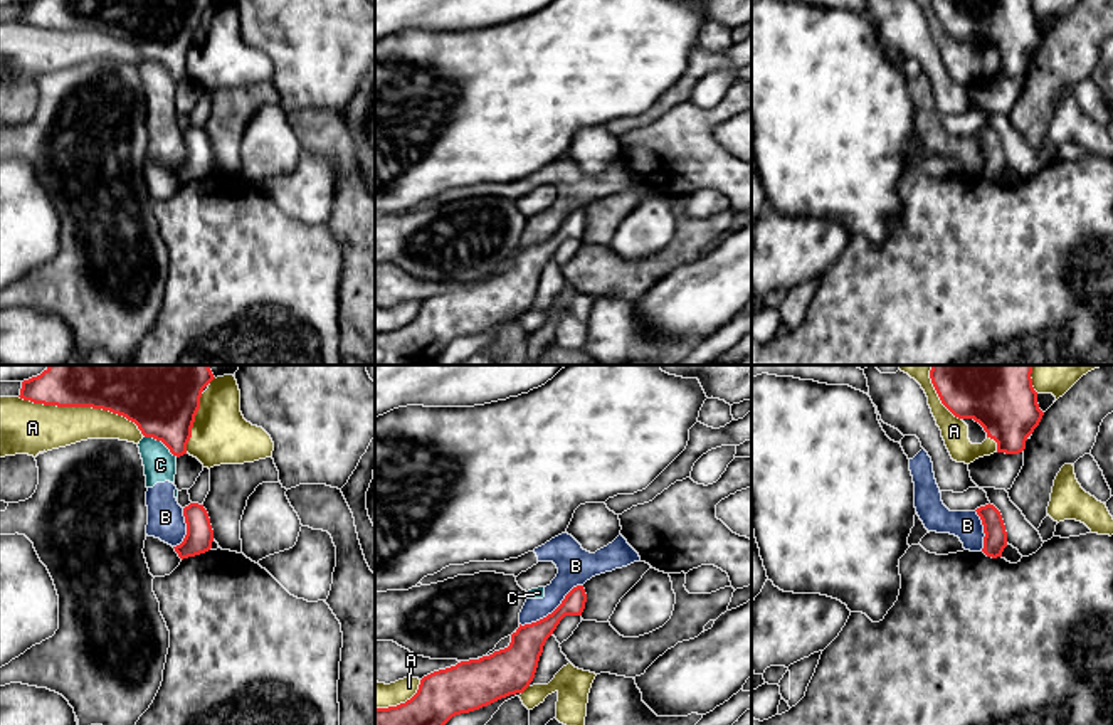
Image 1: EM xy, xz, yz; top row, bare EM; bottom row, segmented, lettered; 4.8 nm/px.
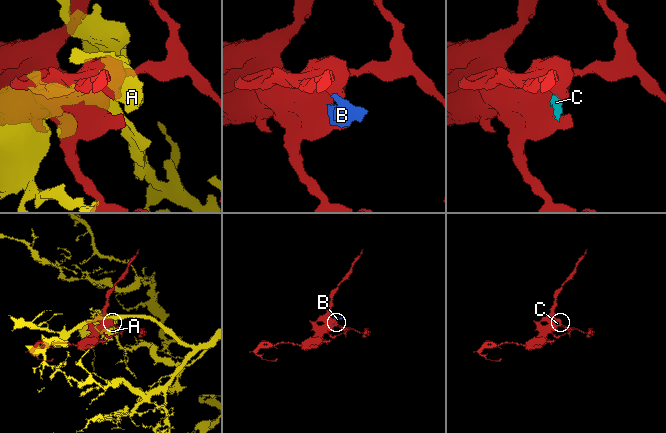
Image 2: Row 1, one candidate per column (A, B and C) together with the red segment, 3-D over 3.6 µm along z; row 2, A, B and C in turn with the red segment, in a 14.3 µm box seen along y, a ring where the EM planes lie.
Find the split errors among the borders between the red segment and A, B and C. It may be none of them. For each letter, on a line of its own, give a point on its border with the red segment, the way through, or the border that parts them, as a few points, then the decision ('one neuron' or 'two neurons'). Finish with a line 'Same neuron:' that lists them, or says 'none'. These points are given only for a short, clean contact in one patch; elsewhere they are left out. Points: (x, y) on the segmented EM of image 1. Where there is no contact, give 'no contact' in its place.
A: xy (83, 406) | two neurons
B: xz (553, 611) | along xz (582, 584), (577, 584), (545, 616), (520, 624) | two neurons
C: xy (160, 439) | along xy (143, 434), (158, 439), (177, 456) | two neurons
Same neuron: none

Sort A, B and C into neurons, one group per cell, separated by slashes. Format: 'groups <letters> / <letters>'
groups A / B C

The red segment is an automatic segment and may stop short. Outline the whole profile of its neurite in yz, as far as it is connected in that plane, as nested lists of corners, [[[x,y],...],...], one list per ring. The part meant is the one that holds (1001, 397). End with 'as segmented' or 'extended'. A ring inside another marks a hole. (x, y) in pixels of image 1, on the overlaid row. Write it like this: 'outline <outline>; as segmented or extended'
outline [[[931,365],[930,378],[955,417],[978,422],[987,437],[997,442],[997,452],[1019,454],[1044,415],[1031,373],[1032,365]]]; as segmented

